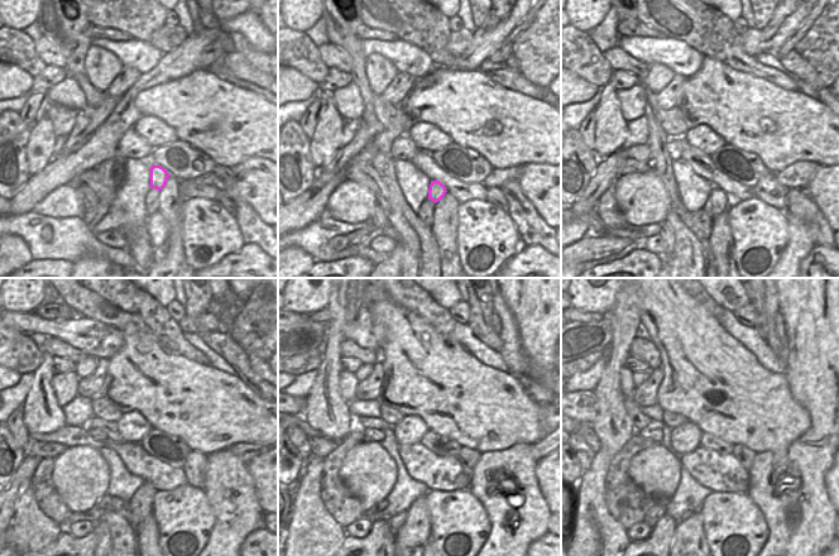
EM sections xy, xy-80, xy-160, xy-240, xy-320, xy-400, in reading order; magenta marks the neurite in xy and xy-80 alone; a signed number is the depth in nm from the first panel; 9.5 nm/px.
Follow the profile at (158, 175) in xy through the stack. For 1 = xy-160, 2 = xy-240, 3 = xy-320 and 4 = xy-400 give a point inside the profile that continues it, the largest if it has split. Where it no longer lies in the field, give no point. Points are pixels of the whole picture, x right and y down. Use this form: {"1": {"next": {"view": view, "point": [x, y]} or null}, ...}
{"1": {"next": {"view": "xy-160", "point": [718, 201]}}, "2": {"next": {"view": "xy-240", "point": [142, 501]}}, "3": {"next": {"view": "xy-320", "point": [416, 530]}}, "4": {"next": {"view": "xy-400", "point": [689, 535]}}}

